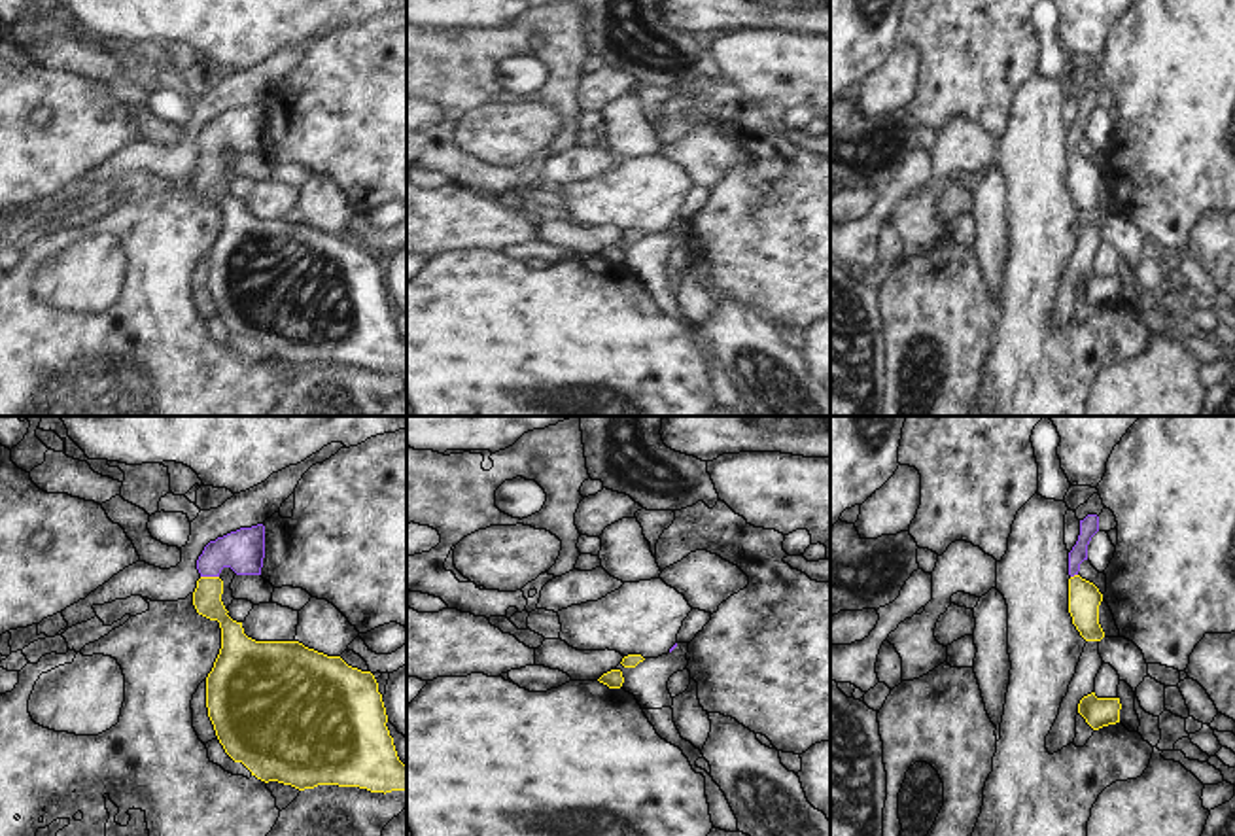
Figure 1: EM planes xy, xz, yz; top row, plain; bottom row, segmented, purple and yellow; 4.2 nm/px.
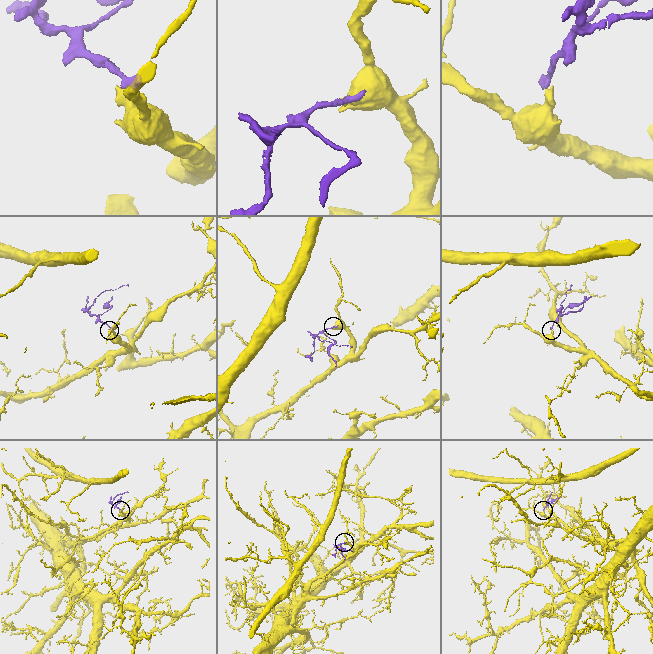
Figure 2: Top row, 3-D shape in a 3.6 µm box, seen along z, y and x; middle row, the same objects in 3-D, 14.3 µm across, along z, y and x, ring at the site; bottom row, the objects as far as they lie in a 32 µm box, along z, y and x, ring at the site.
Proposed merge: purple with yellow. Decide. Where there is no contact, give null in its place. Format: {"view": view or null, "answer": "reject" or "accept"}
{"view": "xy", "answer": "accept"}

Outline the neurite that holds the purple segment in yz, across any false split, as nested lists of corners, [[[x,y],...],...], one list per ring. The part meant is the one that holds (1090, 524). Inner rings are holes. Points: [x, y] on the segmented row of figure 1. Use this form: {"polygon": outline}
{"polygon": [[[1087,514],[1080,520],[1080,535],[1072,550],[1069,552],[1069,613],[1072,624],[1086,641],[1101,641],[1105,632],[1099,624],[1099,605],[1103,594],[1099,588],[1078,575],[1080,564],[1087,560],[1087,545],[1099,531],[1099,516]]]}

